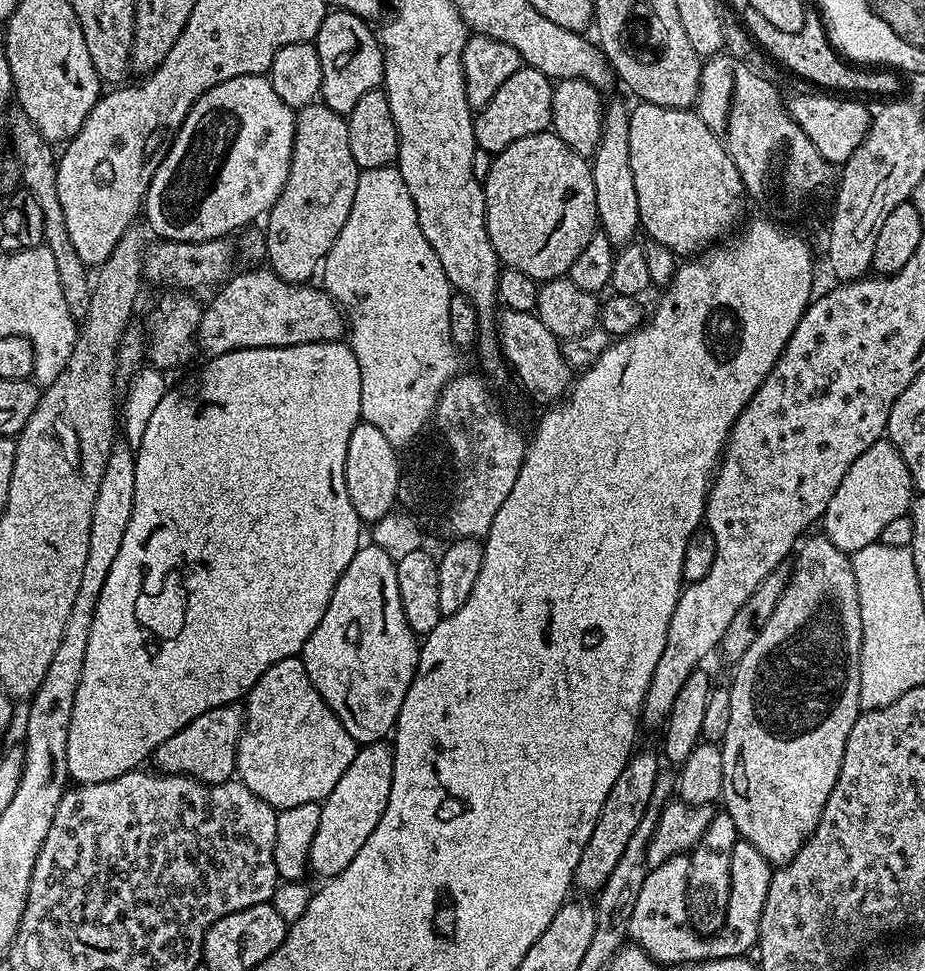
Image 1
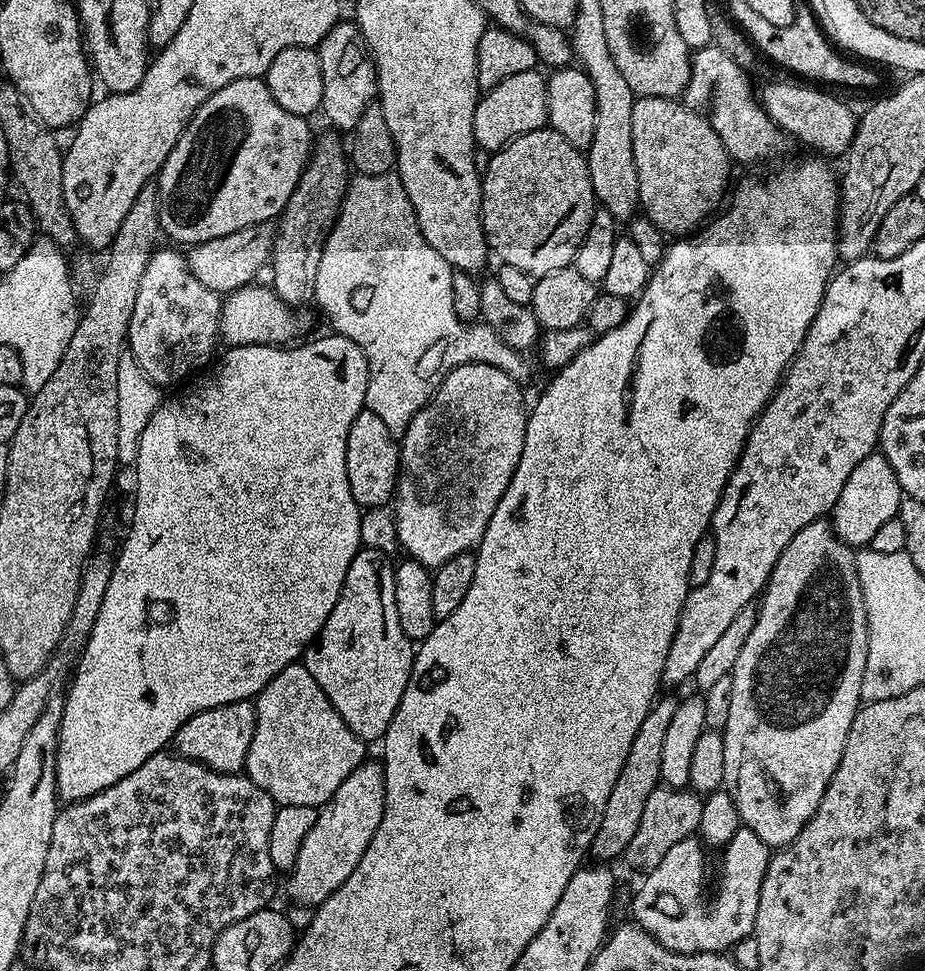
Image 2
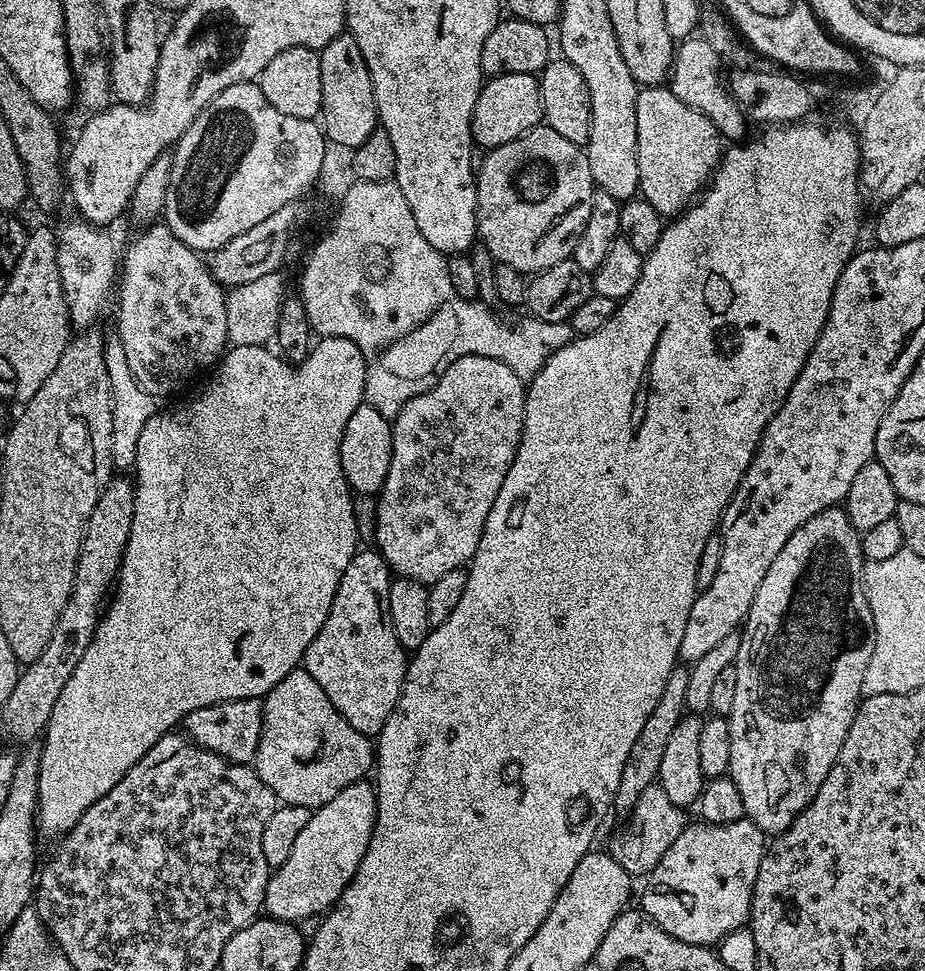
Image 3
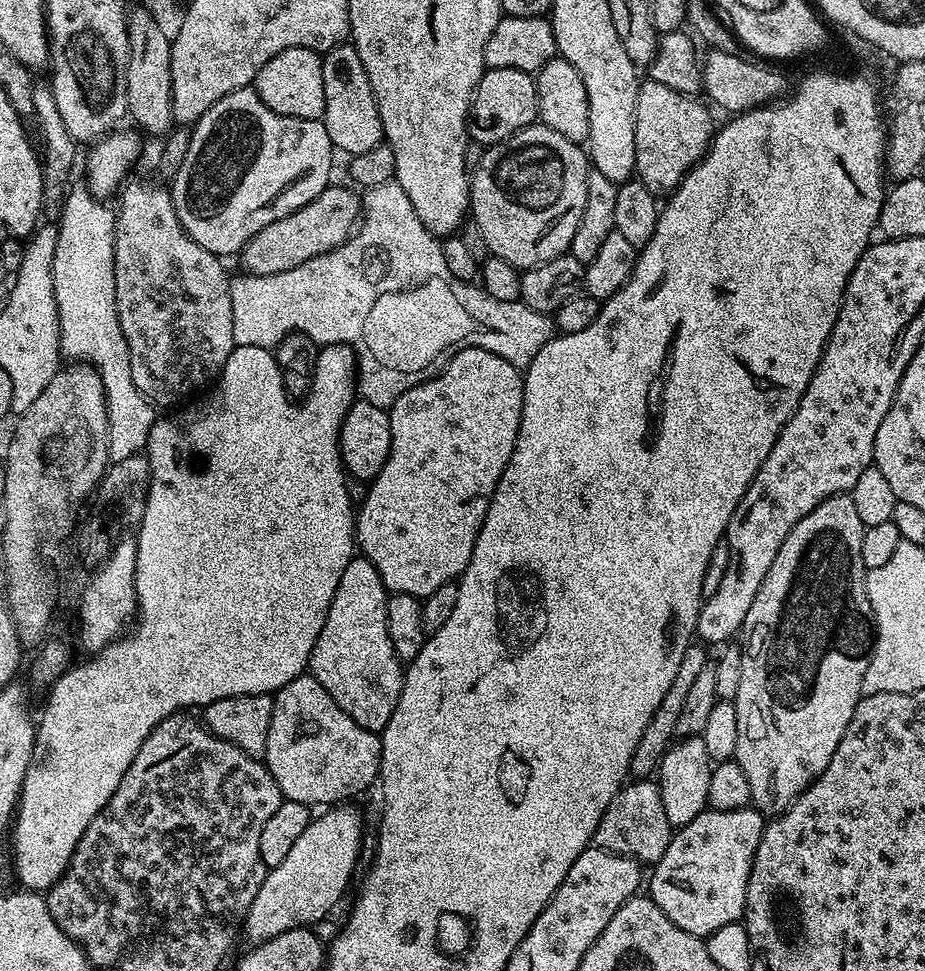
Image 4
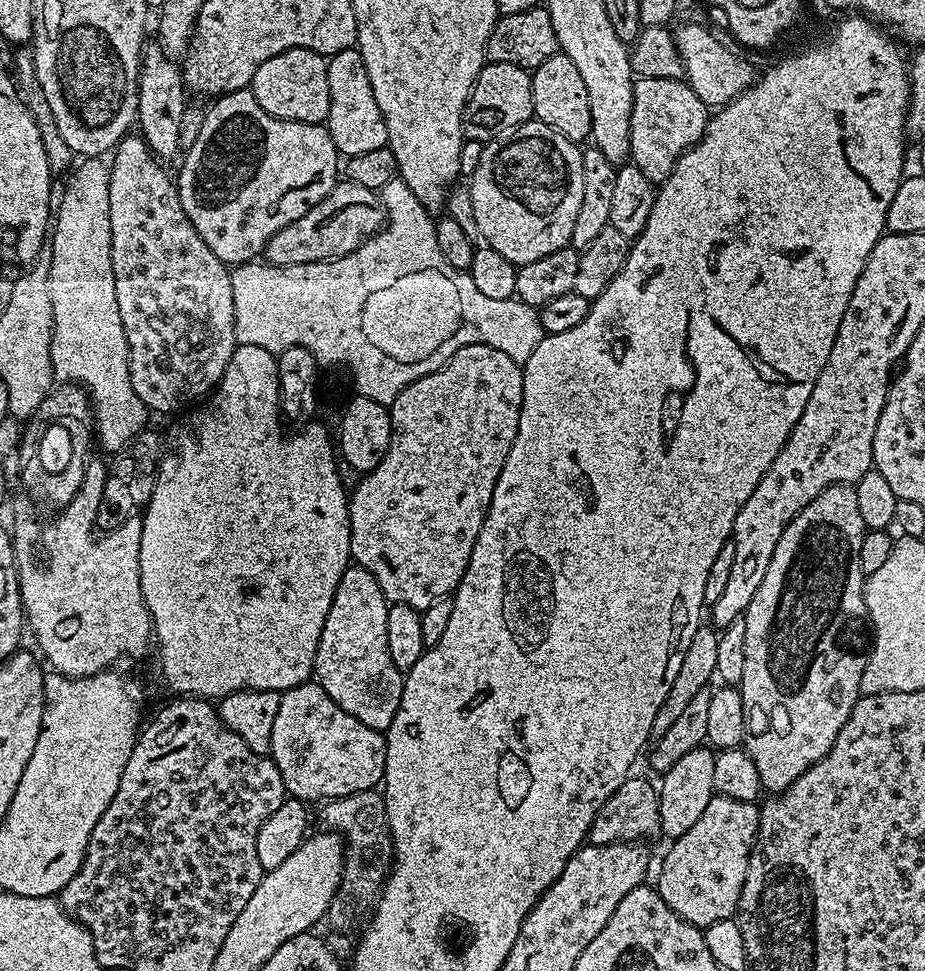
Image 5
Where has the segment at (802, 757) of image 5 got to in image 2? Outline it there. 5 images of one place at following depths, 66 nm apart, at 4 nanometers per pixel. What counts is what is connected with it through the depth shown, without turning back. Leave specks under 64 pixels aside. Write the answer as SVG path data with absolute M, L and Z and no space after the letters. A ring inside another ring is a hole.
M821 518L814 522L810 522L810 526L798 530L798 534L794 534L794 538L790 538L790 546L786 546L786 550L782 550L782 554L778 558L778 562L770 574L768 583L764 585L764 591L758 600L758 611L756 613L756 621L754 622L754 630L750 630L750 638L746 638L746 646L742 646L742 654L738 654L738 662L734 662L734 666L732 667L730 718L726 718L726 726L722 729L724 733L724 745L726 746L726 774L724 775L724 788L734 798L734 806L738 806L741 825L750 830L754 830L754 834L758 834L758 838L762 838L762 842L766 842L769 849L779 850L794 838L798 838L802 826L806 826L806 822L810 822L810 818L814 818L814 810L818 810L818 802L822 802L822 794L826 794L826 786L830 786L830 778L834 778L834 770L838 770L838 762L842 762L842 750L846 750L846 734L850 734L850 726L854 722L857 710L862 706L860 695L862 694L862 674L866 674L867 653L868 623L866 622L866 606L864 605L864 599L862 598L862 586L858 582L856 552L853 551L849 544L842 542L838 538L838 534L833 530L831 523L829 523L827 519Z

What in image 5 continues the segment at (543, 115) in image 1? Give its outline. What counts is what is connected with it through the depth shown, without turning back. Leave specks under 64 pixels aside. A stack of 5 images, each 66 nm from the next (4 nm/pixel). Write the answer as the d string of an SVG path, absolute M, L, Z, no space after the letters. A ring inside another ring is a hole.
M488 62L481 68L476 85L464 108L464 134L470 140L495 140L533 119L534 94L532 74L527 68L510 66L510 62Z

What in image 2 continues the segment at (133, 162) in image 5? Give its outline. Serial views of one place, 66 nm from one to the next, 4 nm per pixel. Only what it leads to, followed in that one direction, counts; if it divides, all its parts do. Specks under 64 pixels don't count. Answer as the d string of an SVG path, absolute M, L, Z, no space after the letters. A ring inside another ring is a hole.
M175 247L162 248L153 251L148 257L146 268L142 270L142 280L138 282L138 296L134 298L134 312L130 314L128 323L126 348L138 362L142 374L150 378L150 382L167 386L167 384L176 384L179 380L186 379L191 372L199 373L201 371L199 368L213 359L212 351L215 350L216 344L218 345L220 334L222 300L217 292L202 286L202 282L194 278L194 274L188 269L188 262L183 251Z

